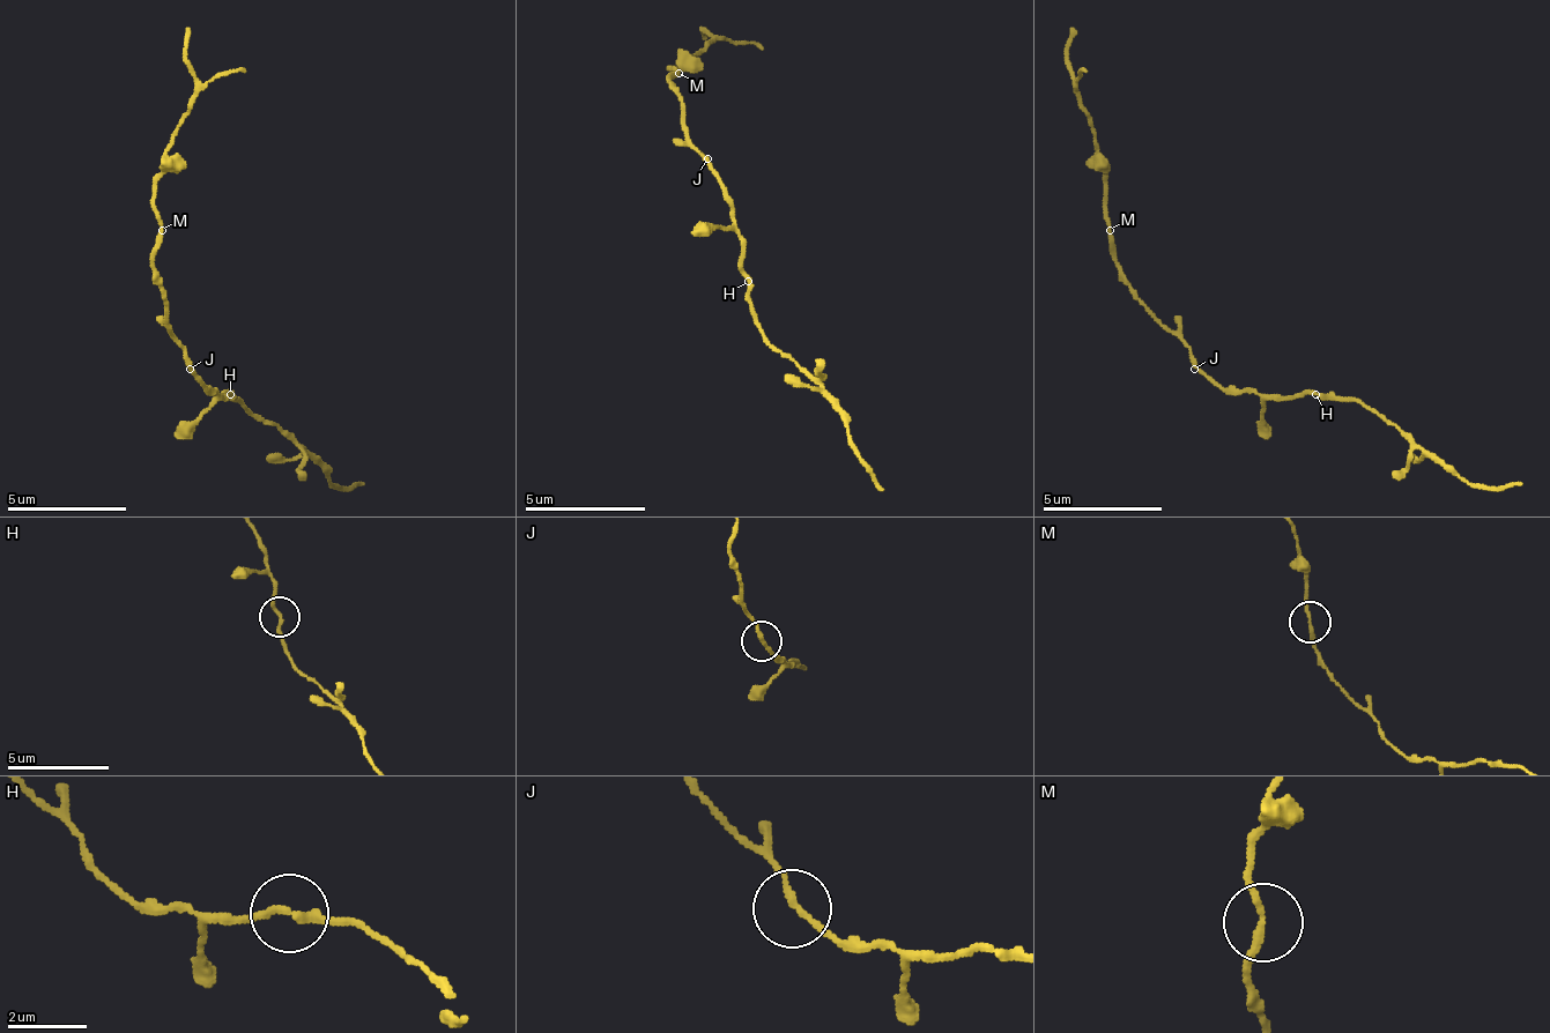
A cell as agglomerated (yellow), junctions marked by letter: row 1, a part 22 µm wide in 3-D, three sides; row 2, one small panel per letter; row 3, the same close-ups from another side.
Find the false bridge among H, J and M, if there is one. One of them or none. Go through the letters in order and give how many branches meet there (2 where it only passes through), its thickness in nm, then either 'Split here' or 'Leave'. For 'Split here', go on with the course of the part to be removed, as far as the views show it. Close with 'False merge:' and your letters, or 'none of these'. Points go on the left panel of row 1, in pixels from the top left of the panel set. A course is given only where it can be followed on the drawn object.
H: Branches: 2. Thickness 200 nm. Leave
J: Branches: 2. Thickness 160 nm. Leave
M: Branches: 2. Thickness 180 nm. Split here. Course of the part to remove: (161, 231), (154, 172), (197, 88), (184, 52), (190, 29)
False merge: M

